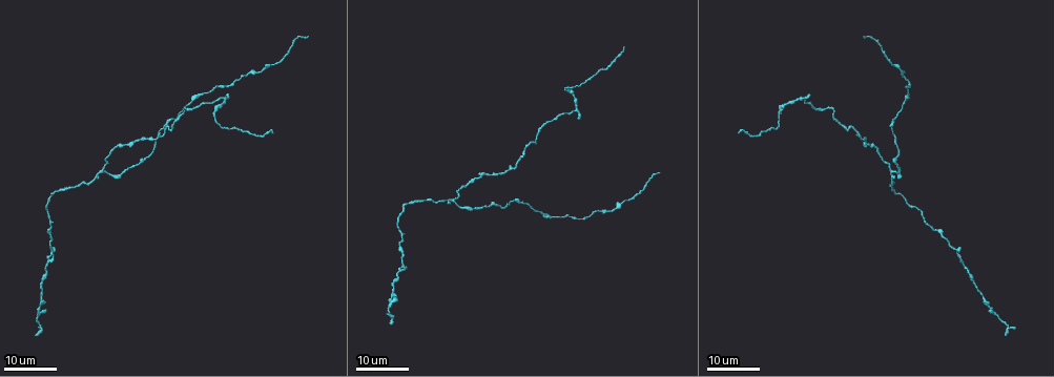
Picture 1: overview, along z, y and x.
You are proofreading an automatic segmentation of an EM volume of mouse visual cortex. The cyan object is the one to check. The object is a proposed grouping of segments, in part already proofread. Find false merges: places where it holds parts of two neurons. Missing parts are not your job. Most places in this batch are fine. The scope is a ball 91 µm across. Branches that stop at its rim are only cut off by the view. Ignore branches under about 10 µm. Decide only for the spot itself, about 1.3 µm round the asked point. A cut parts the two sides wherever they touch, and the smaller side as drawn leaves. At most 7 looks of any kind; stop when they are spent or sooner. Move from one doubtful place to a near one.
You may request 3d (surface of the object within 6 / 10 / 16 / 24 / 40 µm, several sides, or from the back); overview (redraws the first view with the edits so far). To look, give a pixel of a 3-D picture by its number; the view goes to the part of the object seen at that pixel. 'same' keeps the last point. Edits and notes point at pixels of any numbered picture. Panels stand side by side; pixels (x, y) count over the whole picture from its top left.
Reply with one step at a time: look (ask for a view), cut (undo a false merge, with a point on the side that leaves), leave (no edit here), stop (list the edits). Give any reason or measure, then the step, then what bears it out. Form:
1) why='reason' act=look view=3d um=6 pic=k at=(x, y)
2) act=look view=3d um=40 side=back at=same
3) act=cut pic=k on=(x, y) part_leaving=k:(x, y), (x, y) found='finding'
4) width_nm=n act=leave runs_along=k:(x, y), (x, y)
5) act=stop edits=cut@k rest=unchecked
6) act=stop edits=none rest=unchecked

why='calibre changes' act=look view=3d um=16 pic=1 at=(778, 111)

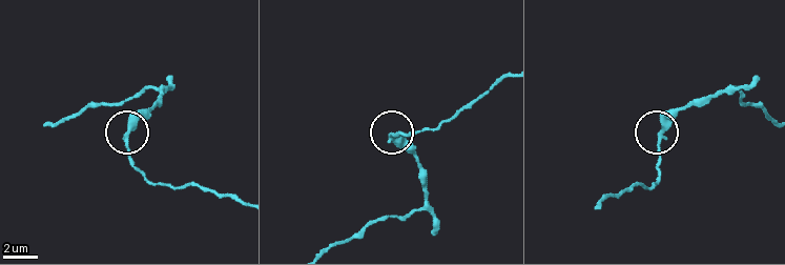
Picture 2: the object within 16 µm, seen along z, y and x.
why='closer look' act=look view=3d um=6 pic=2 at=(663, 136)

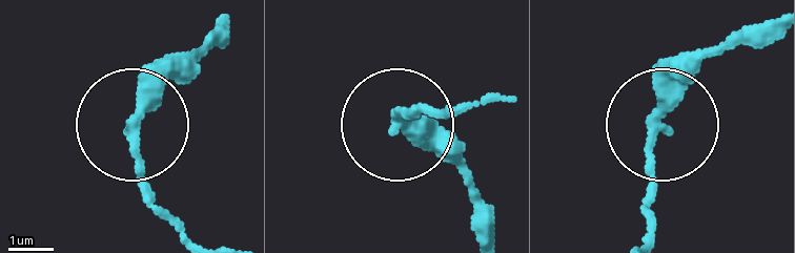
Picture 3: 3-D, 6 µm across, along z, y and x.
act=leave found='continuous, no second neuron'

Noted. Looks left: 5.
why='three-way junction' act=look view=3d um=16 pic=1 at=(578, 110)

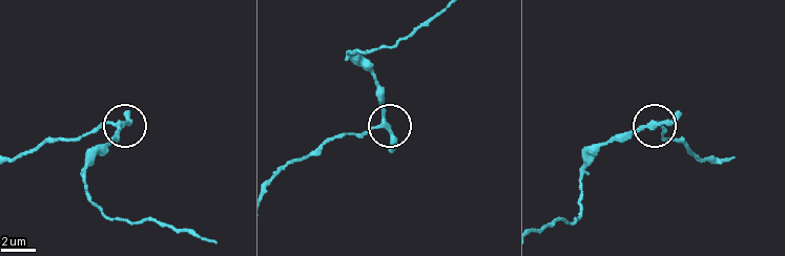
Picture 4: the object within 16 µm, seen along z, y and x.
act=look view=3d um=6 pic=4 at=(653, 123)

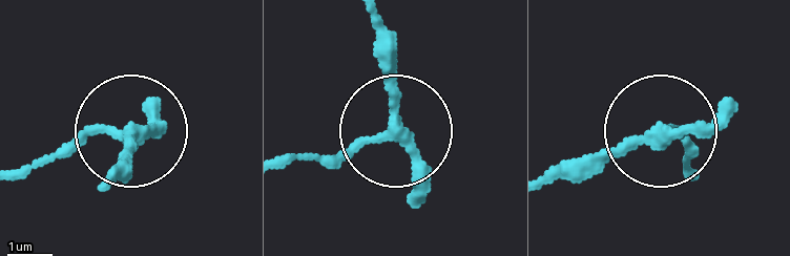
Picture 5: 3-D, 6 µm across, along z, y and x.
arms=3 act=leave runs_along=5:(291, 163), (348, 155), (389, 126), (393, 46), (381, 17) found='all the same neuron'

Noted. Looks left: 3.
why='calibre changes' act=look view=3d um=16 pic=1 at=(620, 205)

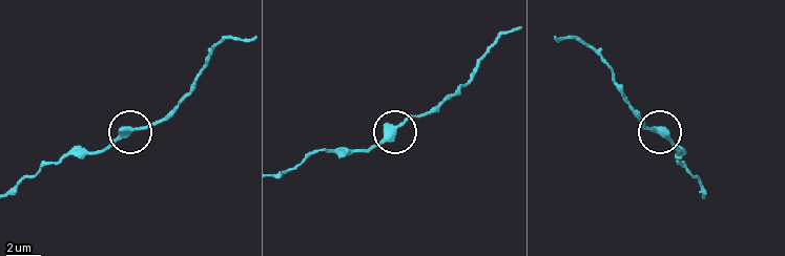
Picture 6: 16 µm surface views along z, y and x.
why='closer look' act=look view=3d um=10 pic=6 at=(127, 133)

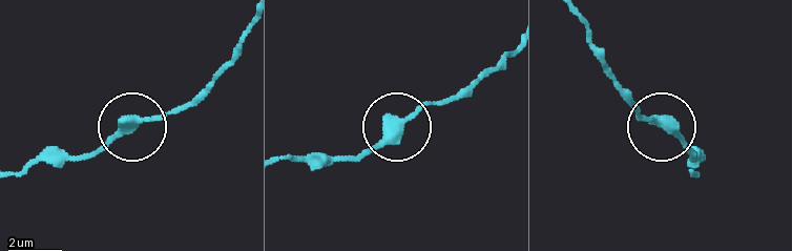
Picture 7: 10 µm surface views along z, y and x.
act=leave runs_along=7:(18, 174), (45, 162), (92, 157), (199, 96) found='continuous, no second neuron'

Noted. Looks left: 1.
act=stop edits=none rest=unchecked

